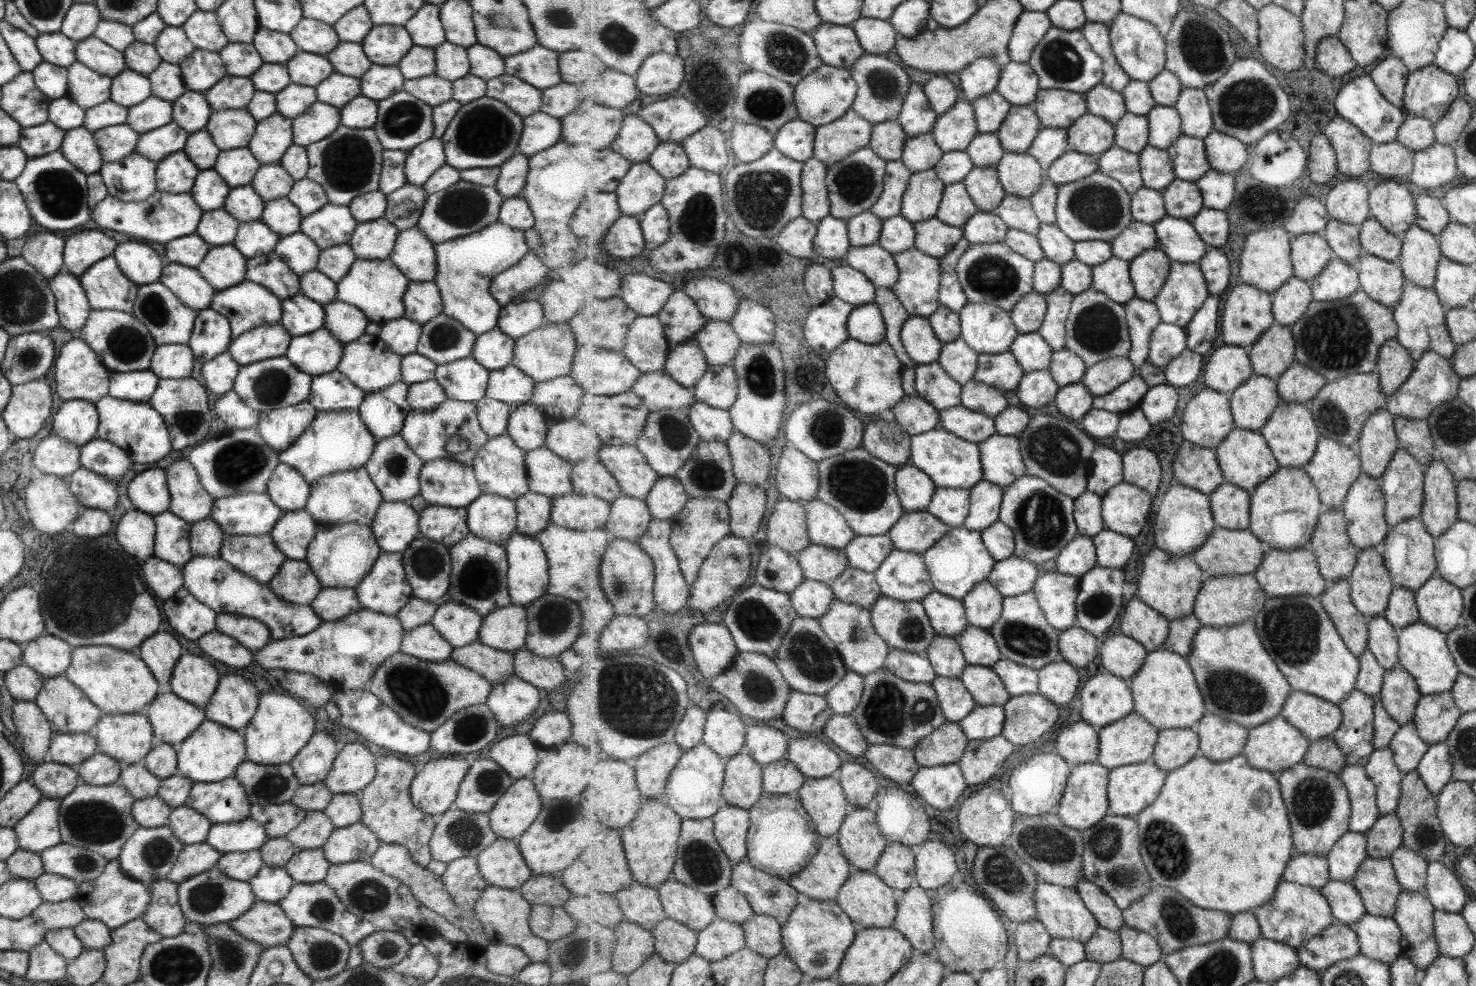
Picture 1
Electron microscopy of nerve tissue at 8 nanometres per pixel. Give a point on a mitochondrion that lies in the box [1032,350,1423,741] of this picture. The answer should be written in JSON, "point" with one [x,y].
{"point":[1293,628]}

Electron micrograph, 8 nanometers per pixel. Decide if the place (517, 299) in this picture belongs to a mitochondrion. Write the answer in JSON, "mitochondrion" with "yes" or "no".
{"mitochondrion":"no"}

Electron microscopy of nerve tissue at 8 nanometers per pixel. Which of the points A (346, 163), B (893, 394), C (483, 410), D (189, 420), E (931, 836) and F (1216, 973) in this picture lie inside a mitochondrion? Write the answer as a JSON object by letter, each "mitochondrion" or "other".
{"A":"mitochondrion","B":"other","C":"other","D":"mitochondrion","E":"other","F":"mitochondrion"}

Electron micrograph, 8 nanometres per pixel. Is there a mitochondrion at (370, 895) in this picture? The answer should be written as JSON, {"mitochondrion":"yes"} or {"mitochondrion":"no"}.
{"mitochondrion":"yes"}

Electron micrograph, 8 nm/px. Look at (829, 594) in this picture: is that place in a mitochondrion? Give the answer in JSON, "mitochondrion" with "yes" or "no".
{"mitochondrion":"no"}

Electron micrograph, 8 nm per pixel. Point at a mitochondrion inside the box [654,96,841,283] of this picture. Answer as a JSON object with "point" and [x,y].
{"point":[759,198]}

